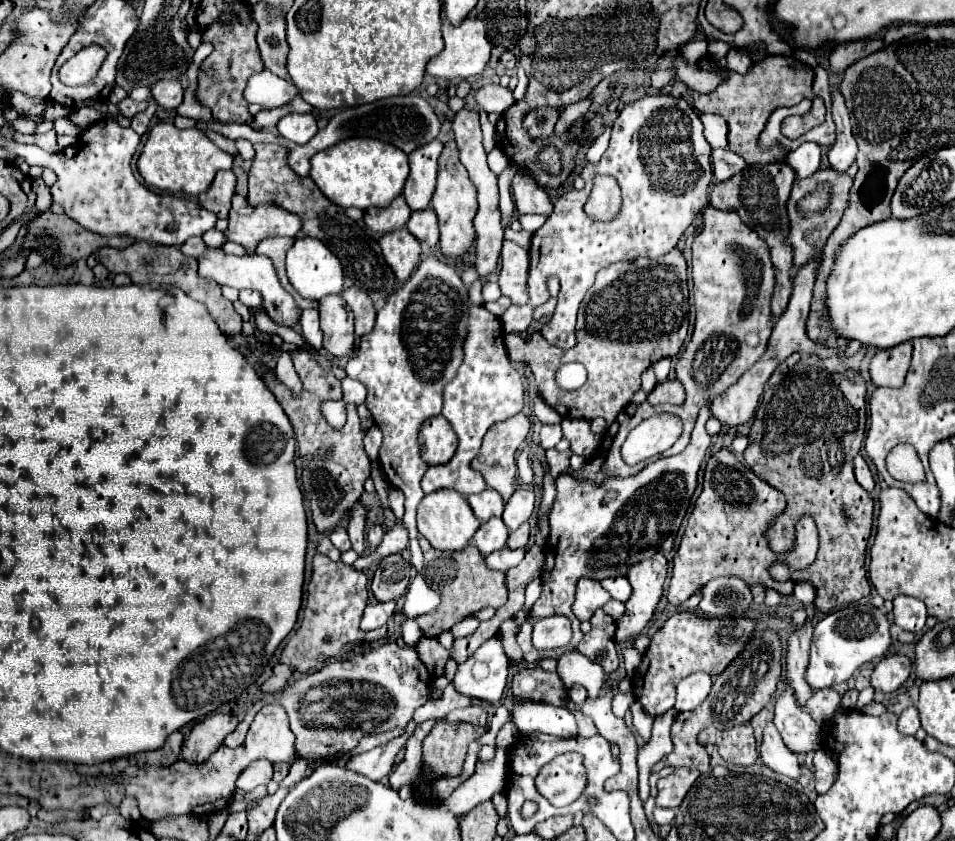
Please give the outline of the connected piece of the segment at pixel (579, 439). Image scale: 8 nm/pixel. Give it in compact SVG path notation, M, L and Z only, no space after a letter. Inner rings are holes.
M565 418L561 422L561 426L563 426L563 436L571 442L571 452L575 452L579 456L593 456L603 440L601 434L591 432L589 420Z

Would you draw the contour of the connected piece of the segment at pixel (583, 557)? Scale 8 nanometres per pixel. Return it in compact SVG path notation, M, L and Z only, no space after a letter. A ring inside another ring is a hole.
M703 406L699 412L699 418L695 422L695 430L691 436L689 446L669 458L659 458L657 462L647 464L639 474L629 476L629 478L609 478L601 486L593 486L593 482L577 482L575 478L569 476L559 476L557 478L557 498L551 508L551 534L545 546L545 568L541 574L543 582L543 594L541 598L533 604L533 618L541 618L541 614L565 614L573 622L573 642L567 648L557 648L553 650L533 650L529 642L529 634L533 626L521 626L521 632L517 636L519 646L523 650L525 662L527 664L537 664L543 658L558 658L565 651L575 652L583 634L579 630L579 620L575 618L571 606L575 602L575 586L579 578L591 578L591 580L603 580L603 578L617 578L617 576L627 576L629 568L639 564L641 560L653 558L657 552L671 552L675 534L681 526L681 520L689 508L691 496L697 488L697 472L699 466L705 458L705 452L711 444L711 436L705 430L705 422L711 416L709 406Z

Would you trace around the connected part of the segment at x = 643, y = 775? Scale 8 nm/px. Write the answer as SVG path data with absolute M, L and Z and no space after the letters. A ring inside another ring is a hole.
M671 708L669 712L657 716L655 724L653 724L653 736L651 736L651 740L639 750L639 756L637 756L637 766L639 766L639 794L641 794L643 802L649 798L649 774L651 774L651 766L655 762L659 762L665 754L669 754L669 750L673 748L671 738L669 738L669 730L671 730L675 714L677 714L677 710Z

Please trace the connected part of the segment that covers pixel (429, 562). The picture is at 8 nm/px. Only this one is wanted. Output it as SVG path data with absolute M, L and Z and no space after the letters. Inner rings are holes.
M425 538L419 540L423 550L423 578L429 588L433 588L441 596L441 604L437 610L417 616L417 624L421 626L425 636L439 636L445 630L451 630L453 624L459 620L471 616L473 612L479 612L481 608L501 608L507 602L507 586L505 586L505 574L503 572L489 572L479 550L475 546L465 546L465 550L457 552L441 552L433 550Z

